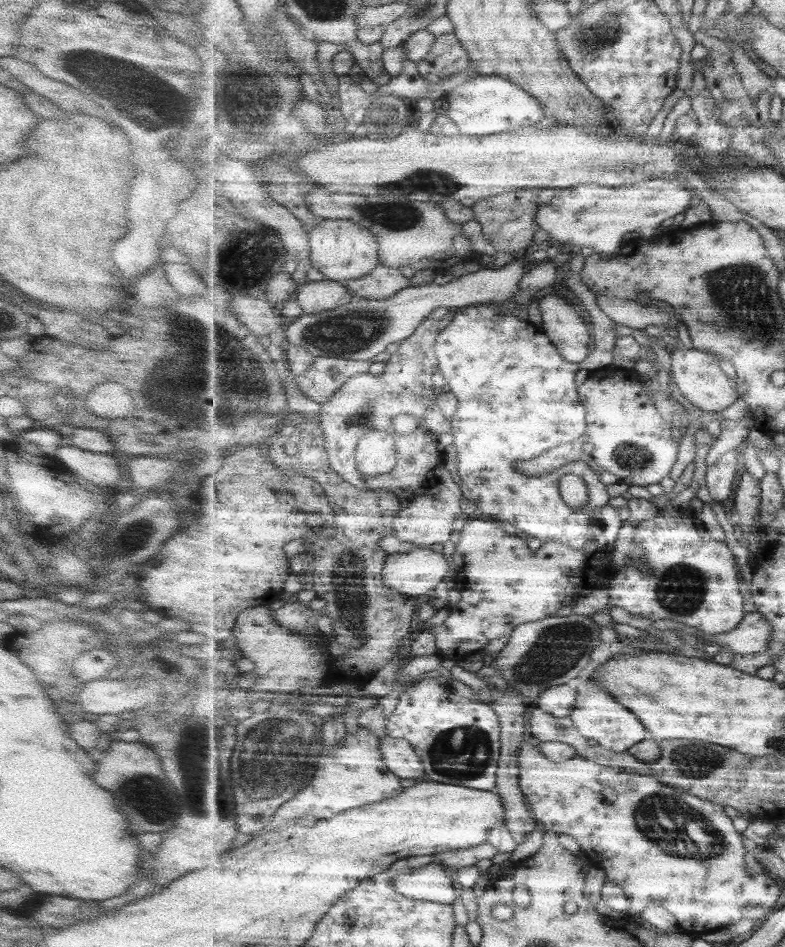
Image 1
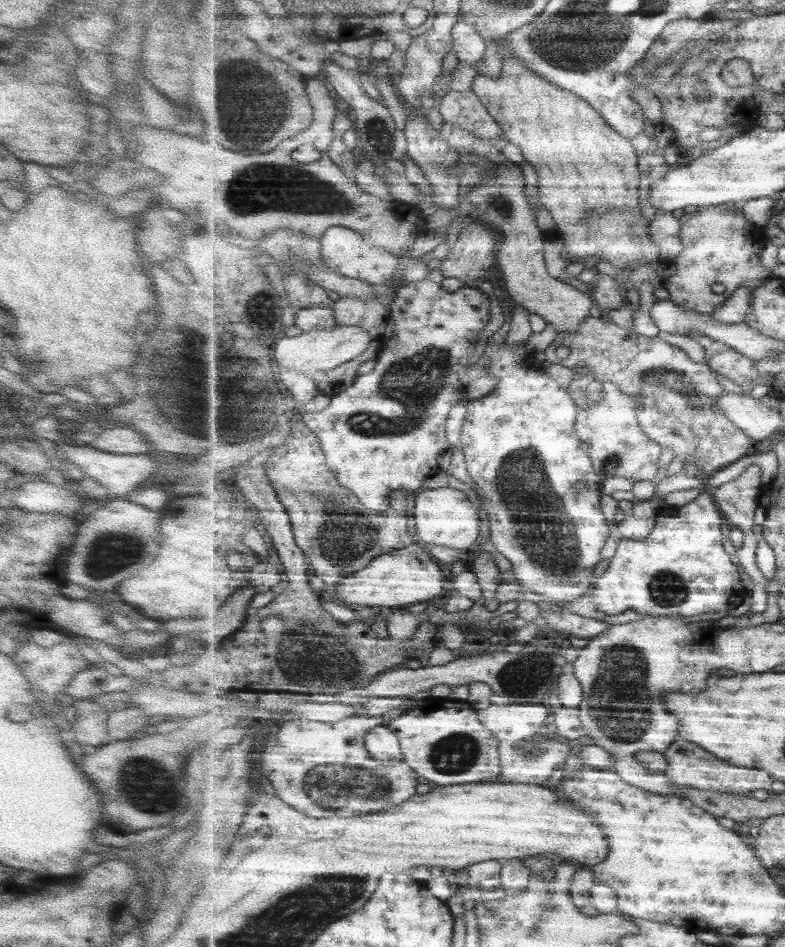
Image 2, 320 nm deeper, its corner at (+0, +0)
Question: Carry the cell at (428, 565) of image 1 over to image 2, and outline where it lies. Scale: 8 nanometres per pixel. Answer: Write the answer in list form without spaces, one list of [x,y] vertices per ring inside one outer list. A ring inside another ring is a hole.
[[[419,544],[409,545],[407,548],[376,557],[368,567],[355,571],[345,577],[336,588],[332,600],[339,600],[339,604],[353,607],[395,608],[405,604],[419,604],[425,600],[435,598],[443,590],[443,576],[439,564],[425,552]]]

